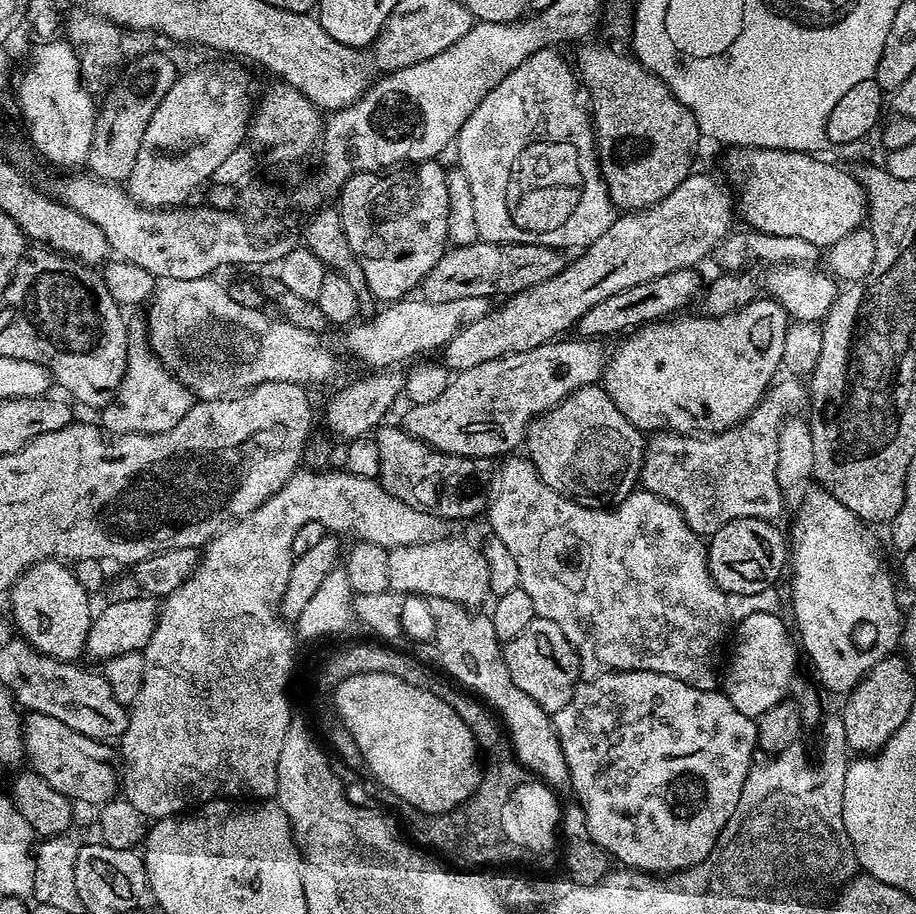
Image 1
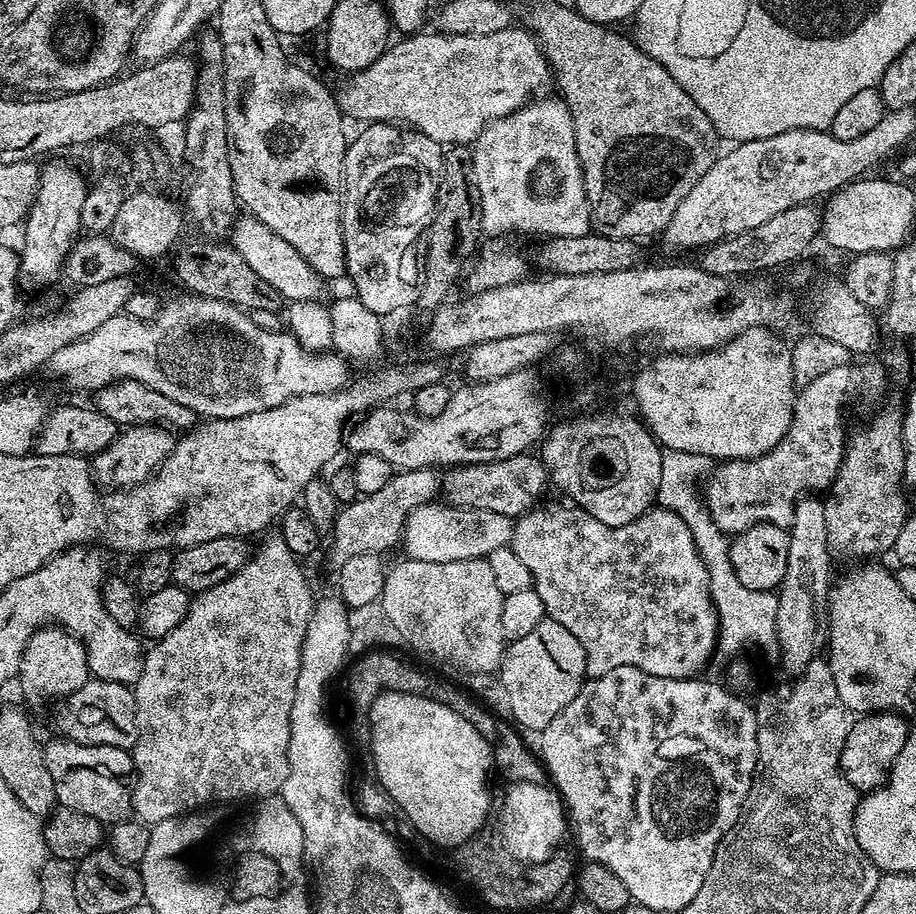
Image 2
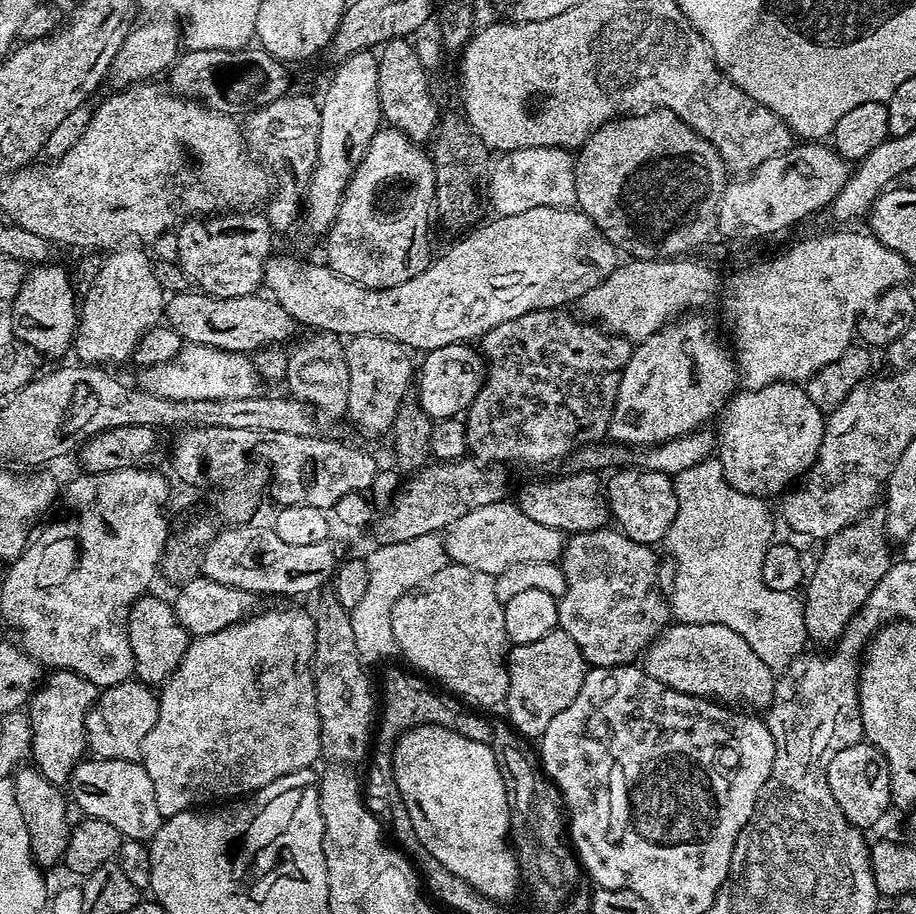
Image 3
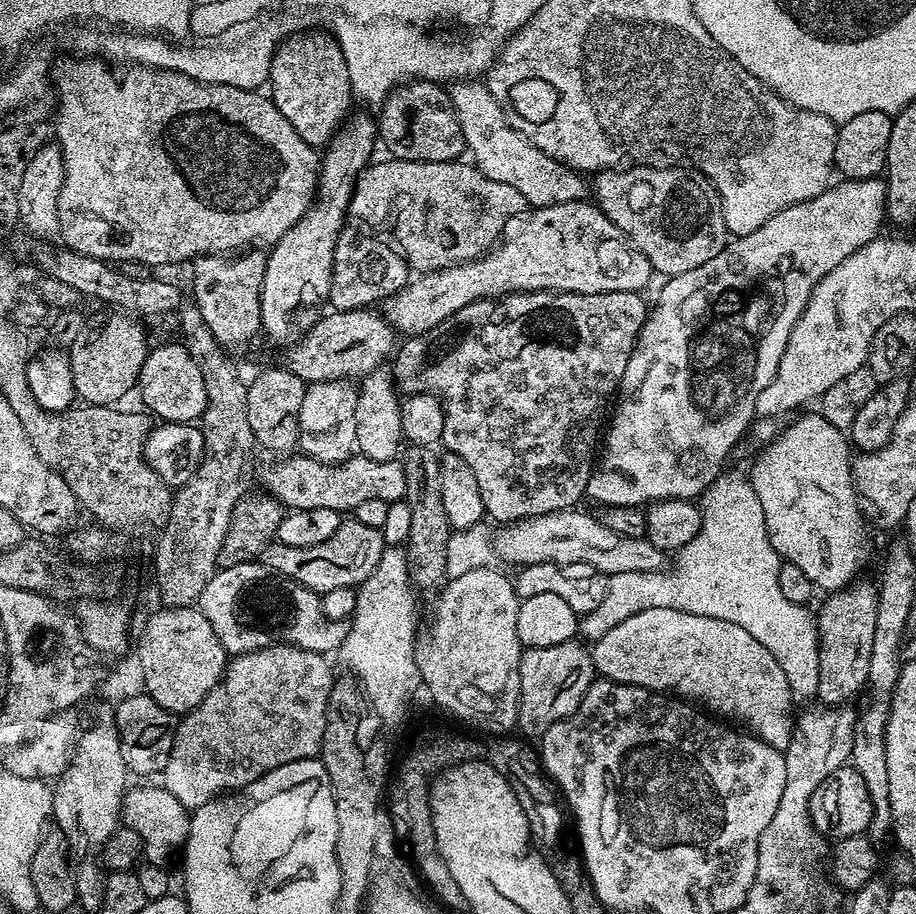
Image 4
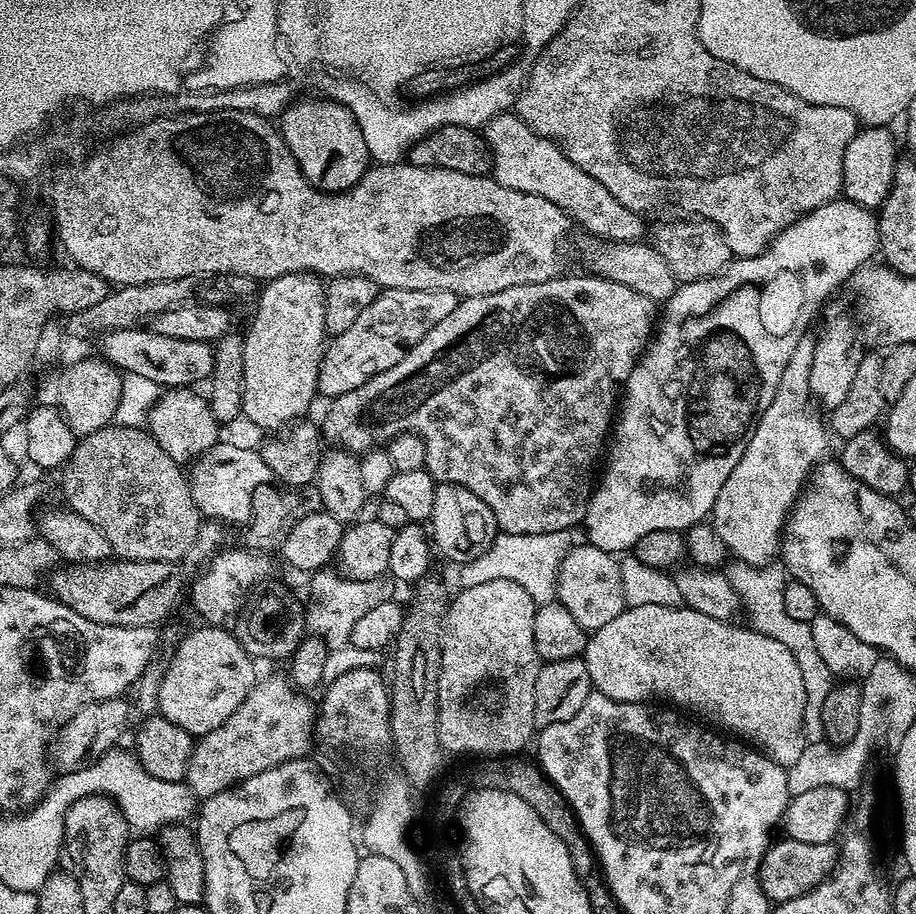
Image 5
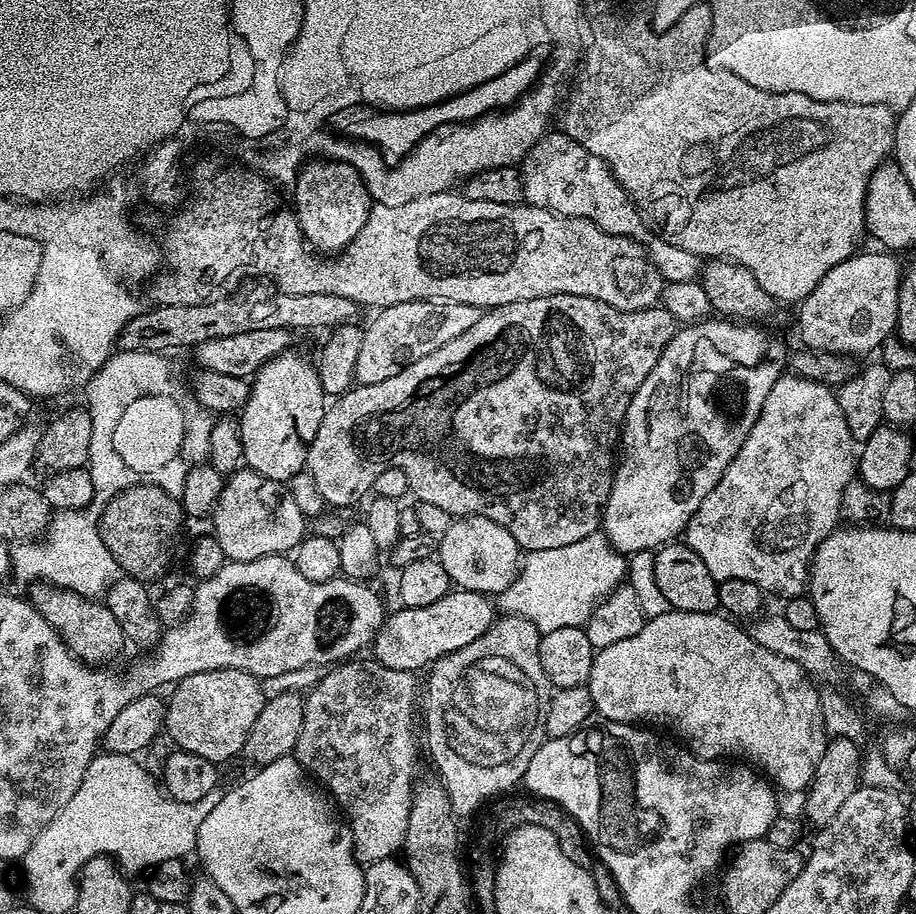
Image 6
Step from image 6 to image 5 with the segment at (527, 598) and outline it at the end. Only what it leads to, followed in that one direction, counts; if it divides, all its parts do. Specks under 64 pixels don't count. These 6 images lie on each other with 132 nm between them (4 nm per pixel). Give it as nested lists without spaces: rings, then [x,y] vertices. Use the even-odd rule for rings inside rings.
[[[573,529],[554,530],[550,534],[510,534],[500,532],[478,558],[459,569],[460,584],[465,588],[482,586],[482,582],[494,582],[506,578],[518,582],[526,594],[535,598],[537,605],[551,604],[556,600],[556,579],[562,566],[562,558],[574,547]]]

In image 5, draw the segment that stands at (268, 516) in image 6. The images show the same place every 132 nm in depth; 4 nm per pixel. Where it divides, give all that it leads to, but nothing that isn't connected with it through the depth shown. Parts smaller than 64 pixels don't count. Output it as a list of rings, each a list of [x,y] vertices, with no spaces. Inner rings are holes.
[[[221,442],[206,454],[202,454],[191,465],[190,481],[194,502],[201,517],[209,521],[221,520],[224,524],[247,525],[251,518],[251,503],[254,490],[263,483],[273,483],[274,477],[270,466],[263,461],[256,448],[243,448],[240,444]]]

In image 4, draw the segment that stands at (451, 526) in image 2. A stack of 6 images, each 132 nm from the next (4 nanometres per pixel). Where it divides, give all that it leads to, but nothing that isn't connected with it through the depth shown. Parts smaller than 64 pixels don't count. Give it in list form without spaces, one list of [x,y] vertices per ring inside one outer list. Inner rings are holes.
[[[565,510],[562,512],[551,512],[541,516],[531,516],[525,520],[515,520],[513,524],[505,524],[494,536],[494,548],[504,560],[513,560],[516,566],[525,564],[559,564],[561,566],[572,566],[568,564],[589,564],[596,572],[604,572],[605,577],[614,574],[634,574],[635,572],[659,572],[665,567],[666,554],[654,542],[650,542],[647,535],[623,536],[610,526],[606,526],[595,515],[581,510]]]

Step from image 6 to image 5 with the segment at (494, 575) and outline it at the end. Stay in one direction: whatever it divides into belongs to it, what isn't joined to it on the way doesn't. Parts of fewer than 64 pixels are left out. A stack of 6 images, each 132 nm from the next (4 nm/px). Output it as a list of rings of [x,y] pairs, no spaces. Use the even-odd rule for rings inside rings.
[[[437,483],[430,521],[430,540],[439,555],[441,552],[446,559],[453,560],[456,566],[469,564],[488,549],[497,535],[494,514],[490,506],[486,506],[486,502],[478,498],[478,494],[474,494],[466,486]]]

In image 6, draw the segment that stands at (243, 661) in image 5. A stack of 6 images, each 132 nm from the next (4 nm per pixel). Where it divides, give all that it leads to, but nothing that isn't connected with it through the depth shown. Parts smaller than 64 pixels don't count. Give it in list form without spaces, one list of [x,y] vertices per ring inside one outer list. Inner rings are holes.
[[[238,668],[190,674],[176,681],[171,692],[172,697],[167,697],[164,710],[164,728],[171,743],[179,751],[198,754],[217,766],[243,753],[250,726],[254,726],[254,718],[262,714],[266,699],[261,681]]]

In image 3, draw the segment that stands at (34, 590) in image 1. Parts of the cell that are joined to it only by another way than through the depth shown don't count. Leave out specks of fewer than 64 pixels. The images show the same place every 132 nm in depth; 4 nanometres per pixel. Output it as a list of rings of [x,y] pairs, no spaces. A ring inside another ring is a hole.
[[[52,670],[29,696],[26,711],[28,721],[32,724],[30,760],[51,784],[67,785],[72,779],[72,771],[81,760],[85,759],[88,735],[84,729],[84,719],[96,703],[97,695],[96,684],[82,678],[78,673]]]

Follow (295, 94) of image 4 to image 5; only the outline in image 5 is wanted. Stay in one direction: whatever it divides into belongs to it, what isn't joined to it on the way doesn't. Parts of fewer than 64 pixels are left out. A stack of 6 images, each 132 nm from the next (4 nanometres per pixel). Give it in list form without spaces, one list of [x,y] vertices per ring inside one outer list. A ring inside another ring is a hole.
[[[314,98],[292,104],[278,120],[280,133],[284,136],[294,162],[302,174],[321,192],[346,192],[353,188],[370,167],[370,153],[366,138],[350,110],[335,100]]]

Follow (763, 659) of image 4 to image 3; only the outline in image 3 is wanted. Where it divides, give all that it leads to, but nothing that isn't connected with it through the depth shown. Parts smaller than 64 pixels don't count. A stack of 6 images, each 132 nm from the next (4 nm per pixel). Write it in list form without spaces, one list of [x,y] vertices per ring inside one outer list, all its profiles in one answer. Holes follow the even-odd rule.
[[[673,623],[661,632],[660,637],[644,653],[642,667],[646,674],[650,674],[650,678],[658,678],[658,682],[662,682],[682,694],[715,698],[728,706],[735,705],[737,703],[735,700],[741,700],[744,703],[741,705],[747,706],[749,709],[766,710],[774,698],[776,676],[773,669],[768,668],[766,662],[762,662],[762,658],[758,658],[758,654],[754,654],[750,642],[746,642],[746,638],[742,638],[742,634],[734,634],[734,630],[730,630],[726,626]]]

